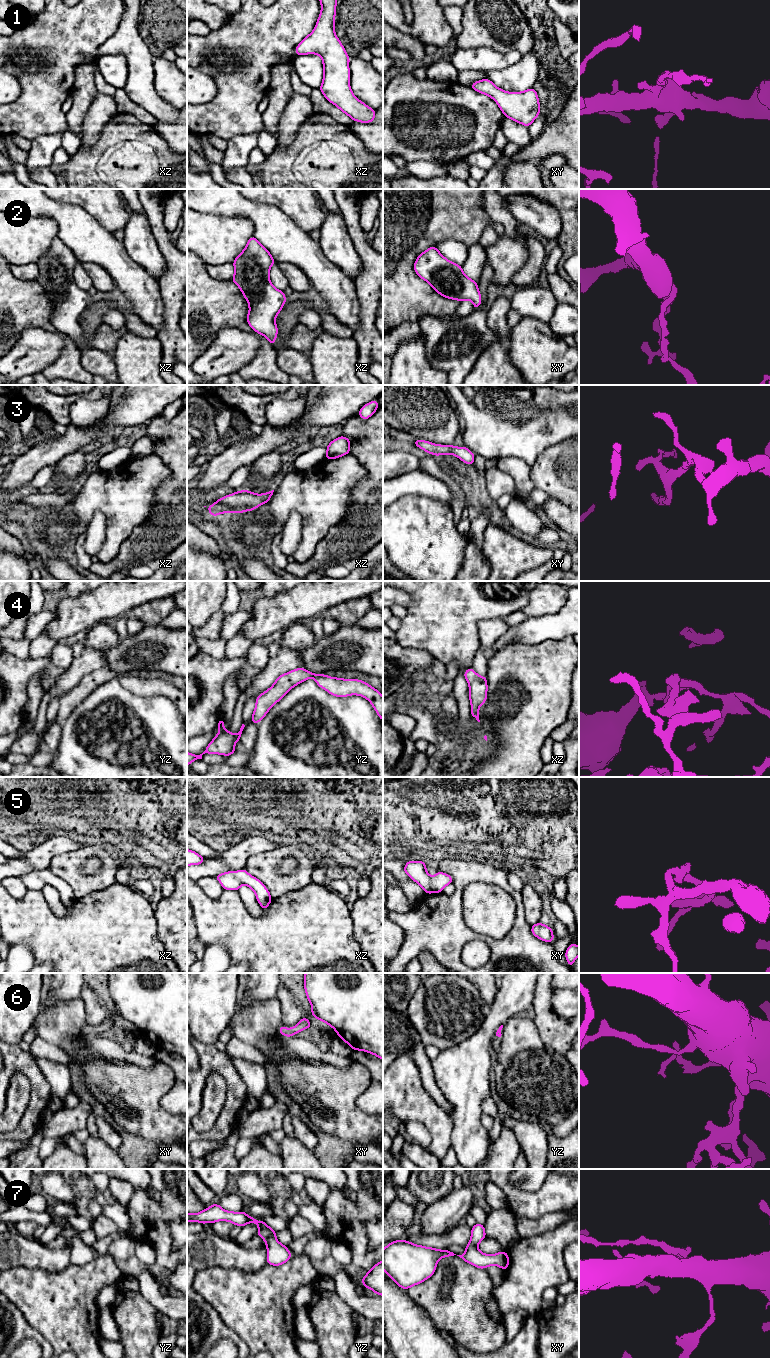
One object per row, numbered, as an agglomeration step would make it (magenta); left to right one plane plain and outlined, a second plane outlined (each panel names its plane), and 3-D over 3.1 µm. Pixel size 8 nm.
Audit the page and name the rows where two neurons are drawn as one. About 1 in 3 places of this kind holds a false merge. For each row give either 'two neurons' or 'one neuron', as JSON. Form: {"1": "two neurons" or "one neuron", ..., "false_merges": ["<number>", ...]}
{"1": "one neuron", "2": "one neuron", "3": "one neuron", "4": "one neuron", "5": "one neuron", "6": "one neuron", "7": "one neuron", "false_merges": []}

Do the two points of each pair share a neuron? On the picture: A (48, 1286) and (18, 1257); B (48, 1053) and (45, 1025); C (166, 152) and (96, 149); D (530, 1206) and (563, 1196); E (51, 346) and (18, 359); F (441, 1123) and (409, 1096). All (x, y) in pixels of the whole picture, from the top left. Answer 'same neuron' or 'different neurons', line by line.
A: different neurons
B: different neurons
C: same neuron
D: same neuron
E: same neuron
F: same neuron

